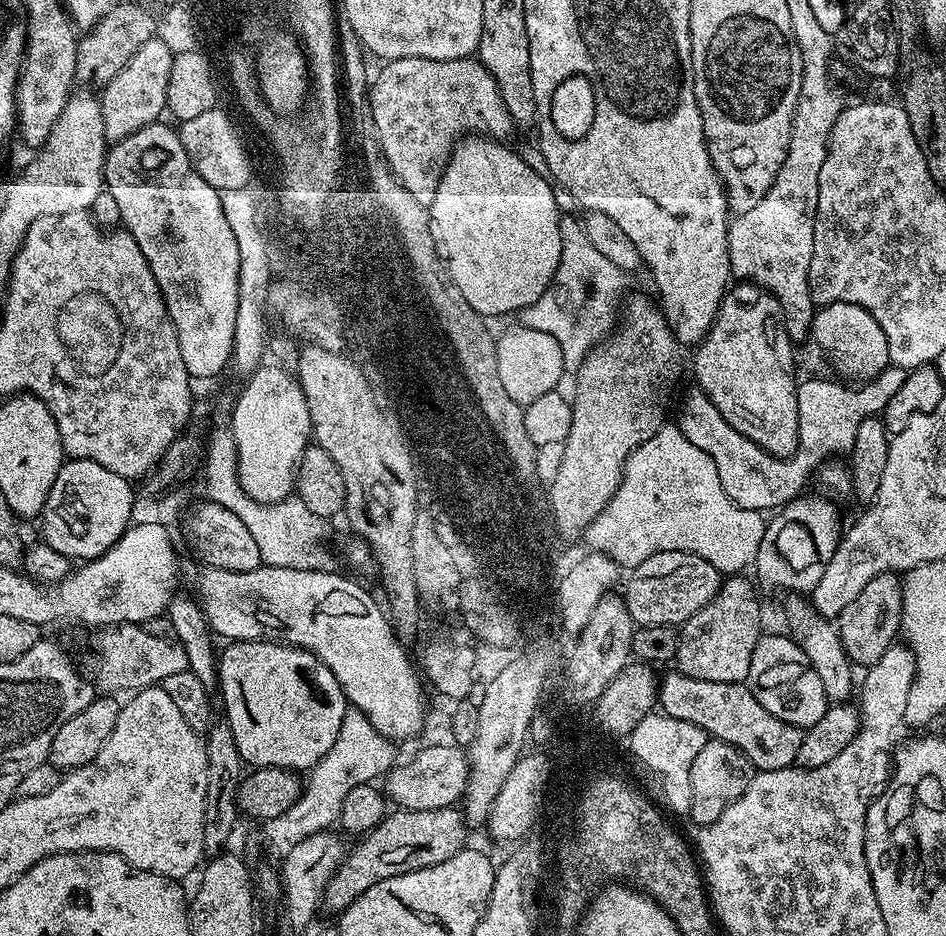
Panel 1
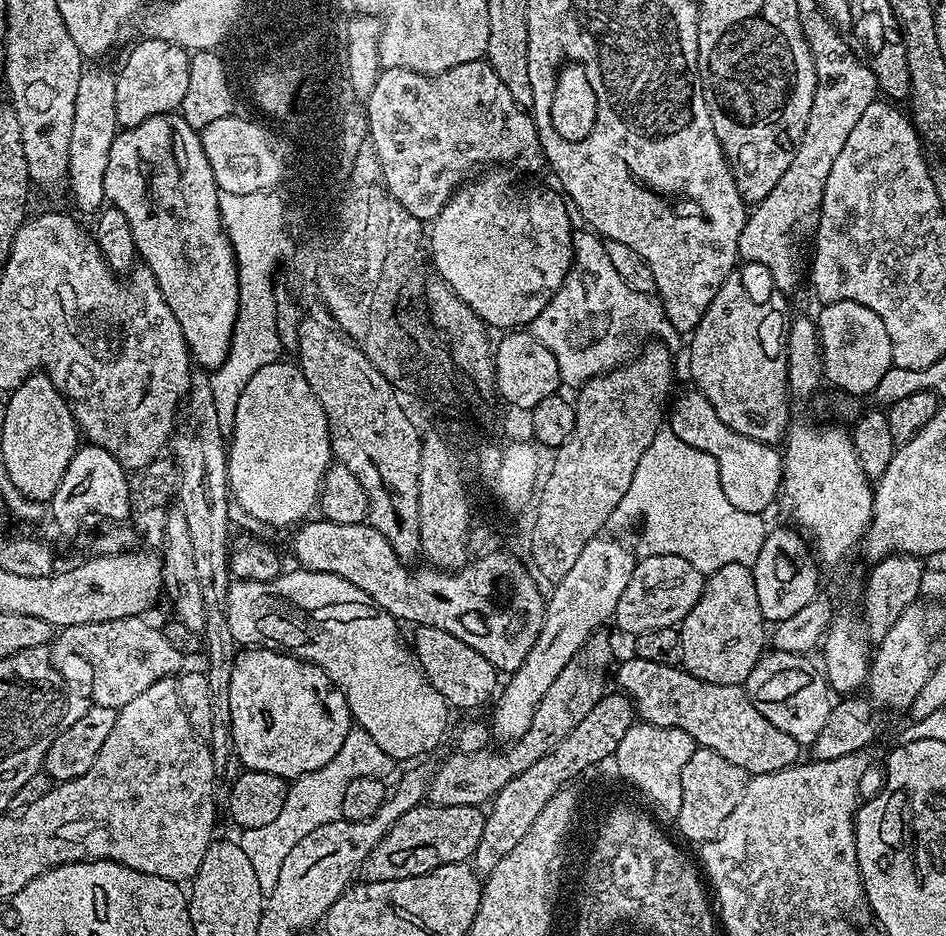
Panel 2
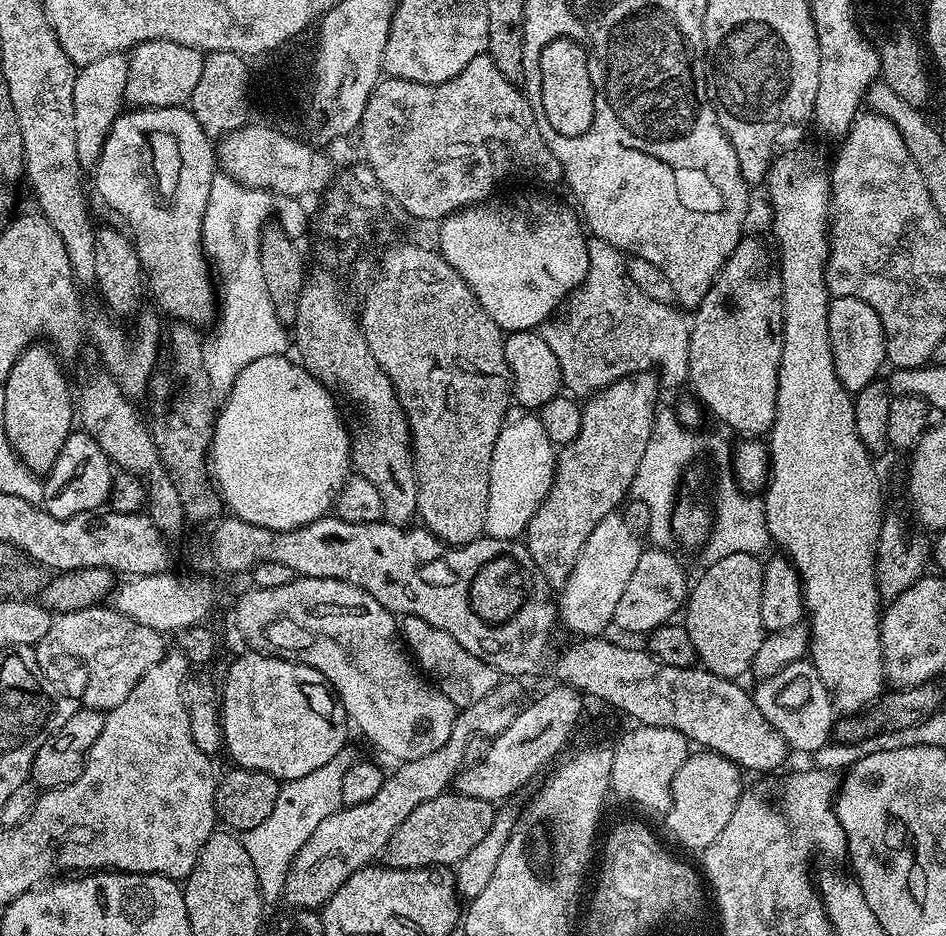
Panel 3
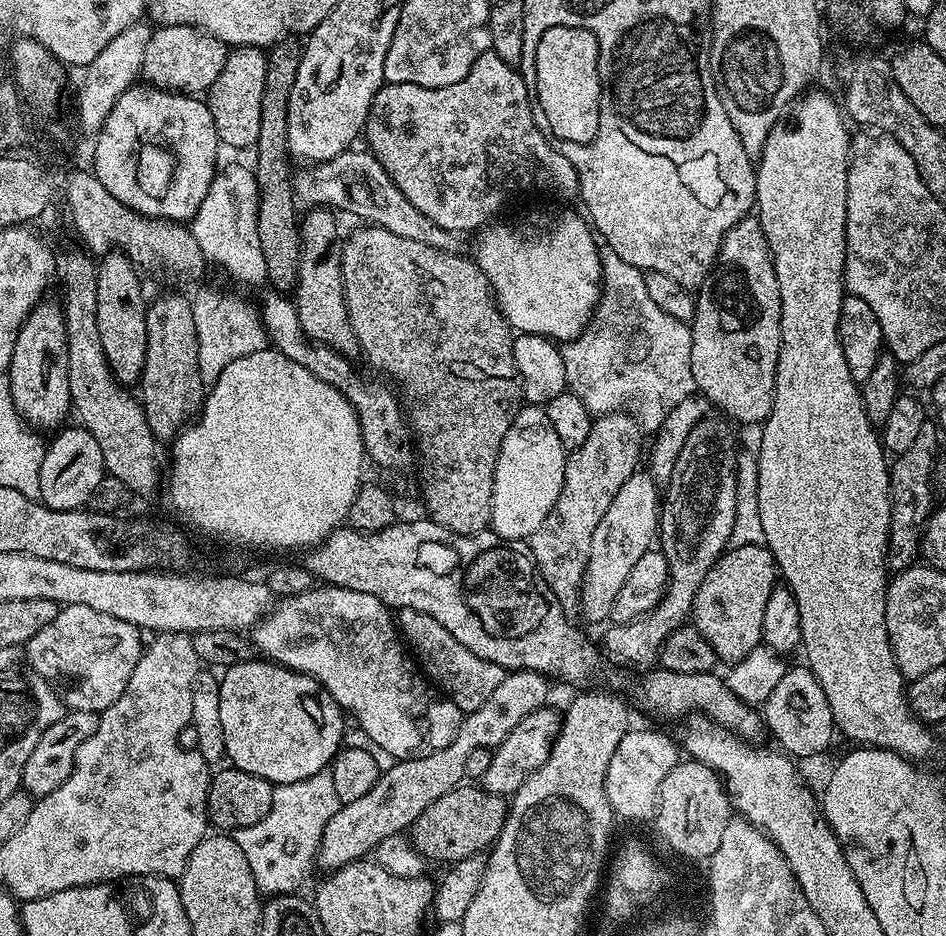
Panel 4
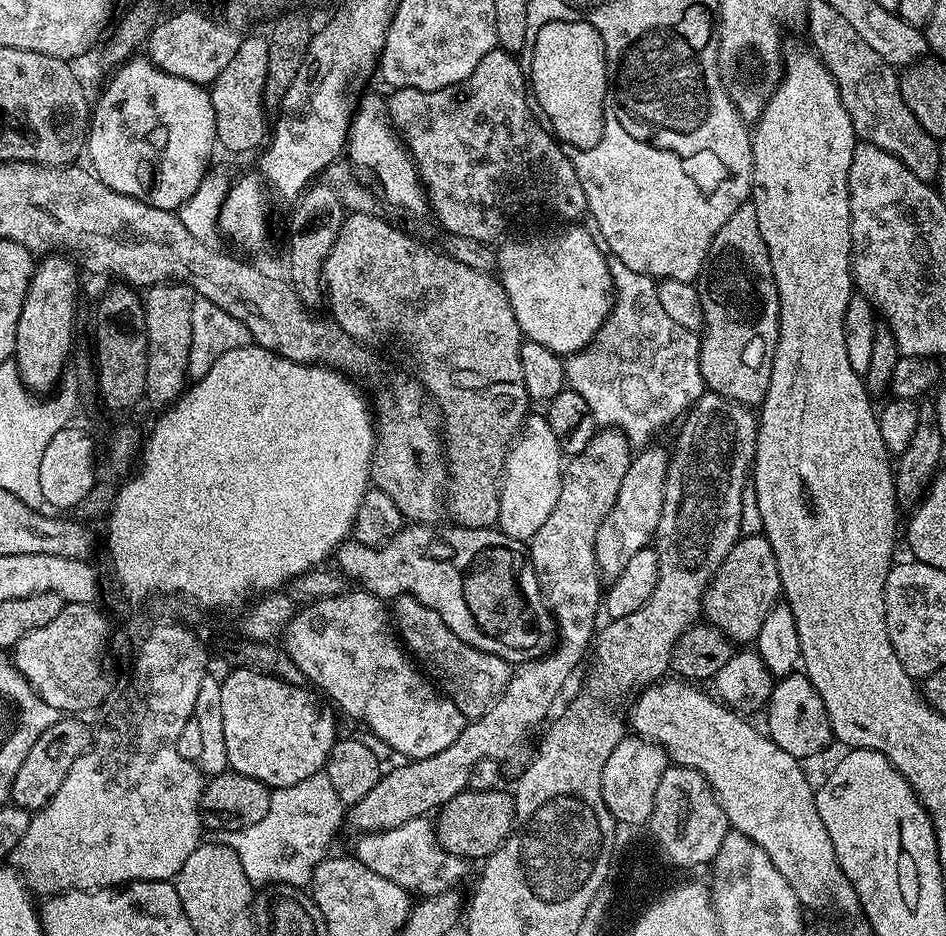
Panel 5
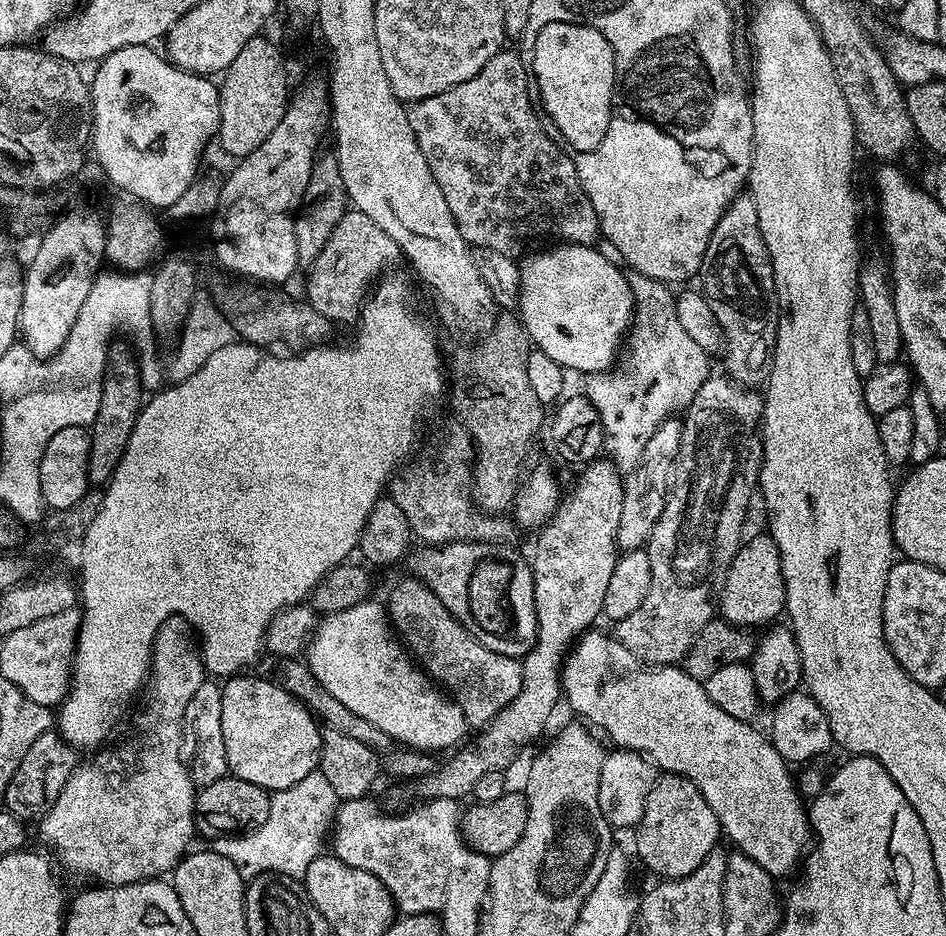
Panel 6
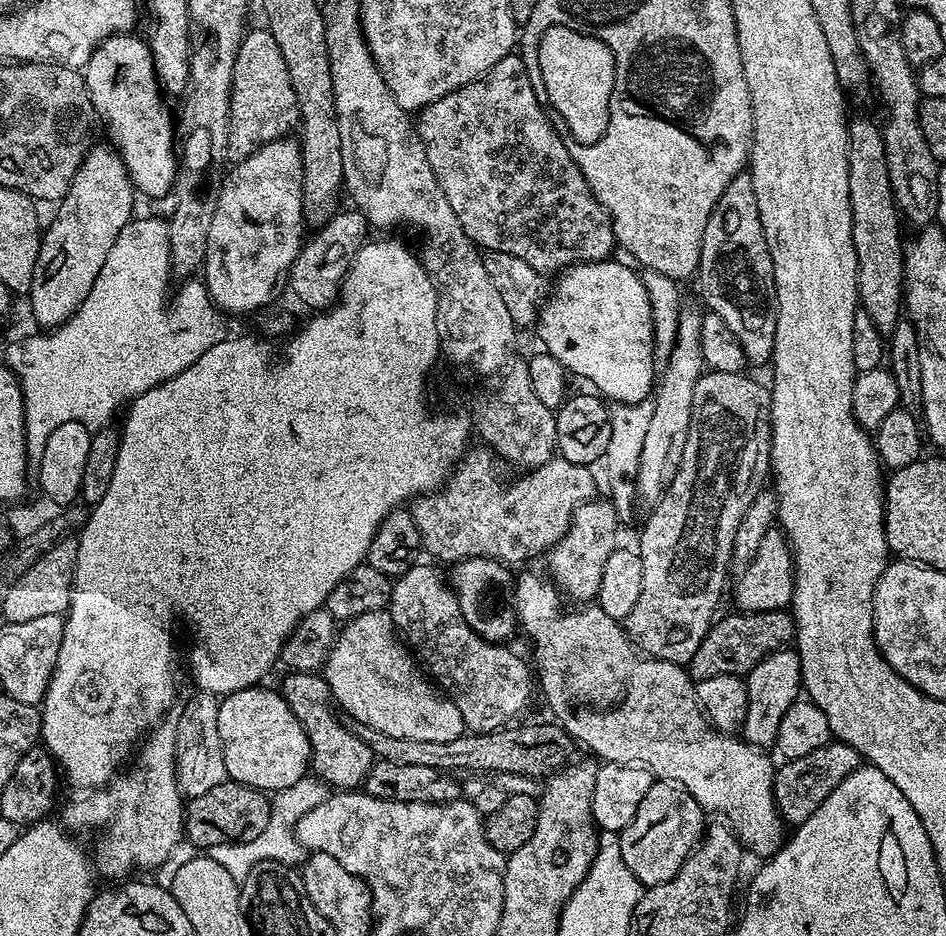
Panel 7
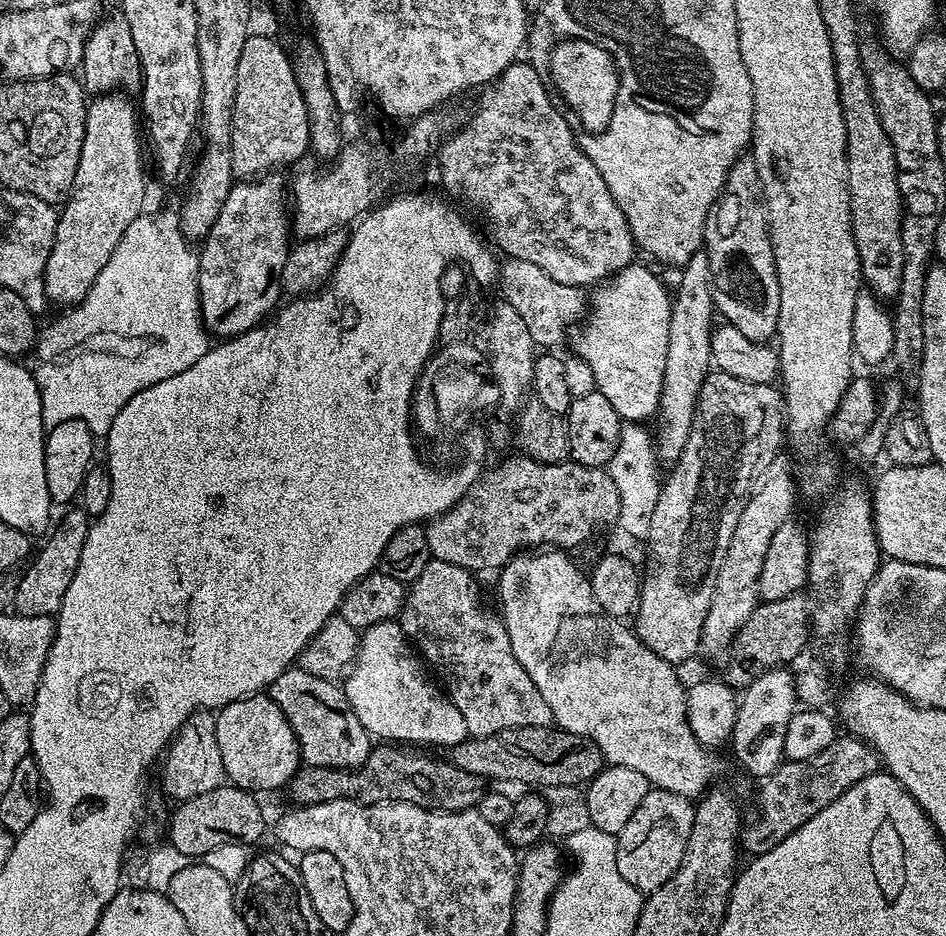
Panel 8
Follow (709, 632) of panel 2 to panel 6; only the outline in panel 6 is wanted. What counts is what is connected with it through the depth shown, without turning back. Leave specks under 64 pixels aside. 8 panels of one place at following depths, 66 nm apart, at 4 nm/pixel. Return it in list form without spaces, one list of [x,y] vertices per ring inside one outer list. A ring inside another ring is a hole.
[[[767,535],[745,539],[730,562],[724,582],[718,589],[718,612],[723,619],[739,628],[756,630],[759,624],[768,626],[776,615],[785,611],[786,586],[782,578],[782,562],[778,546]]]

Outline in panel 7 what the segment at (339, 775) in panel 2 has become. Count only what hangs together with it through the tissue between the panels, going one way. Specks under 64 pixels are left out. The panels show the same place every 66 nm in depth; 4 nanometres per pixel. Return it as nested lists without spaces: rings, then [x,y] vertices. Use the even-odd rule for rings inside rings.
[[[312,774],[303,776],[298,782],[294,782],[294,786],[286,786],[271,797],[270,822],[266,822],[266,830],[262,830],[262,834],[258,834],[258,838],[210,846],[207,848],[206,854],[210,858],[214,858],[214,862],[221,864],[223,869],[230,874],[230,878],[234,878],[237,882],[242,882],[246,878],[246,874],[250,874],[250,870],[254,870],[254,866],[258,862],[273,860],[289,866],[299,865],[305,859],[306,850],[296,837],[298,818],[302,818],[304,814],[320,805],[327,795],[327,785],[319,777]]]

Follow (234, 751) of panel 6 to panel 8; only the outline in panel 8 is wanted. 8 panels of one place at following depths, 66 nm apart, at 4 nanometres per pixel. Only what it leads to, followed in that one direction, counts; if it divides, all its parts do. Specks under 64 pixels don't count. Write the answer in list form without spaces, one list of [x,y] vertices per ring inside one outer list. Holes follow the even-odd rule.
[[[267,694],[247,696],[238,702],[230,702],[216,712],[218,750],[222,750],[224,775],[238,788],[261,794],[272,792],[292,780],[302,767],[300,747],[286,722],[286,714],[278,710]]]

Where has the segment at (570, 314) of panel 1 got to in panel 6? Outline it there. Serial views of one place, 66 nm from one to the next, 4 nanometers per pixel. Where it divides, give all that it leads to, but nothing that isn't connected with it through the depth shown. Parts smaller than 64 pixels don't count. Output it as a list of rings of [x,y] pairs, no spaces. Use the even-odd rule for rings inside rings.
[[[639,274],[633,275],[630,283],[636,307],[626,333],[628,360],[603,372],[587,373],[582,388],[583,395],[600,415],[607,455],[624,474],[638,466],[646,442],[650,442],[660,423],[669,419],[676,407],[687,409],[702,382],[706,382],[710,375],[709,353],[704,352],[686,330],[682,330],[673,293],[668,293],[669,285],[663,280],[651,280]]]

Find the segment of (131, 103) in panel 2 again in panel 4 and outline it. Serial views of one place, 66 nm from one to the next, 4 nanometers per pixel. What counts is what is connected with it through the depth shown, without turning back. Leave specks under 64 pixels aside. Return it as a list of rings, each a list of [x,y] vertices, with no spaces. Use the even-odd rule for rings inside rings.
[[[166,24],[157,27],[152,33],[150,42],[146,42],[143,79],[151,87],[163,88],[165,92],[182,92],[185,94],[204,94],[212,87],[214,78],[222,72],[226,64],[229,45],[201,32],[199,28]]]

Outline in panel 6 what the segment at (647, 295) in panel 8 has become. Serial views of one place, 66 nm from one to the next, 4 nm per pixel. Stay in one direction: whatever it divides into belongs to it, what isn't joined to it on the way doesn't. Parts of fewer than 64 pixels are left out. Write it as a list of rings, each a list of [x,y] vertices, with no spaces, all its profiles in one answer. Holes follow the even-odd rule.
[[[560,242],[552,247],[556,248],[536,252],[533,256],[519,261],[518,319],[523,324],[529,341],[566,370],[572,371],[573,368],[574,371],[580,372],[579,374],[603,372],[613,363],[616,347],[619,344],[621,347],[632,323],[636,299],[632,296],[629,277],[624,277],[616,269],[615,259],[607,260],[592,244]]]

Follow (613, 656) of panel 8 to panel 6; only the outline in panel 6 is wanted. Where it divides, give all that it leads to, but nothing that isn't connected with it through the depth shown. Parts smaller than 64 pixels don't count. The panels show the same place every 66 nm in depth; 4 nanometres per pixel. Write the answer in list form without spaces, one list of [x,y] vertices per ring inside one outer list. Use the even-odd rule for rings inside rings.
[[[589,630],[572,645],[570,651],[565,655],[562,665],[562,696],[568,704],[577,712],[579,719],[585,725],[591,726],[593,729],[601,728],[610,739],[613,740],[615,747],[620,750],[629,752],[640,752],[647,756],[657,769],[663,770],[665,773],[673,776],[684,776],[690,782],[694,782],[694,786],[698,786],[698,790],[702,790],[702,798],[706,798],[706,802],[710,802],[710,810],[714,810],[714,814],[718,818],[723,835],[728,836],[737,844],[739,851],[745,856],[749,856],[754,862],[758,862],[758,866],[762,866],[762,870],[766,870],[773,878],[780,878],[787,872],[792,872],[796,868],[796,863],[800,860],[800,851],[810,844],[810,812],[806,807],[805,797],[801,796],[797,781],[794,779],[794,772],[787,768],[785,757],[778,754],[778,750],[772,745],[771,739],[767,735],[764,736],[747,720],[739,720],[730,714],[726,714],[726,710],[722,710],[718,706],[714,706],[714,702],[706,694],[703,683],[701,681],[690,678],[690,674],[686,674],[683,667],[680,666],[644,666],[641,672],[632,672],[629,676],[608,676],[608,659],[612,656],[612,648],[614,644],[611,639],[608,640],[602,633],[597,630]]]

